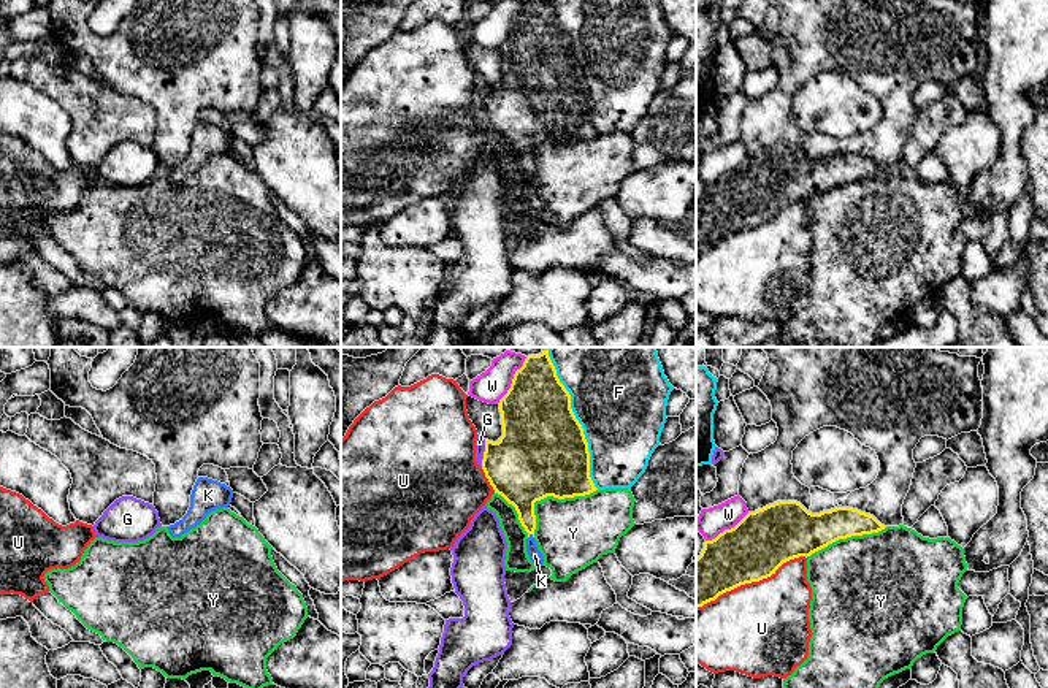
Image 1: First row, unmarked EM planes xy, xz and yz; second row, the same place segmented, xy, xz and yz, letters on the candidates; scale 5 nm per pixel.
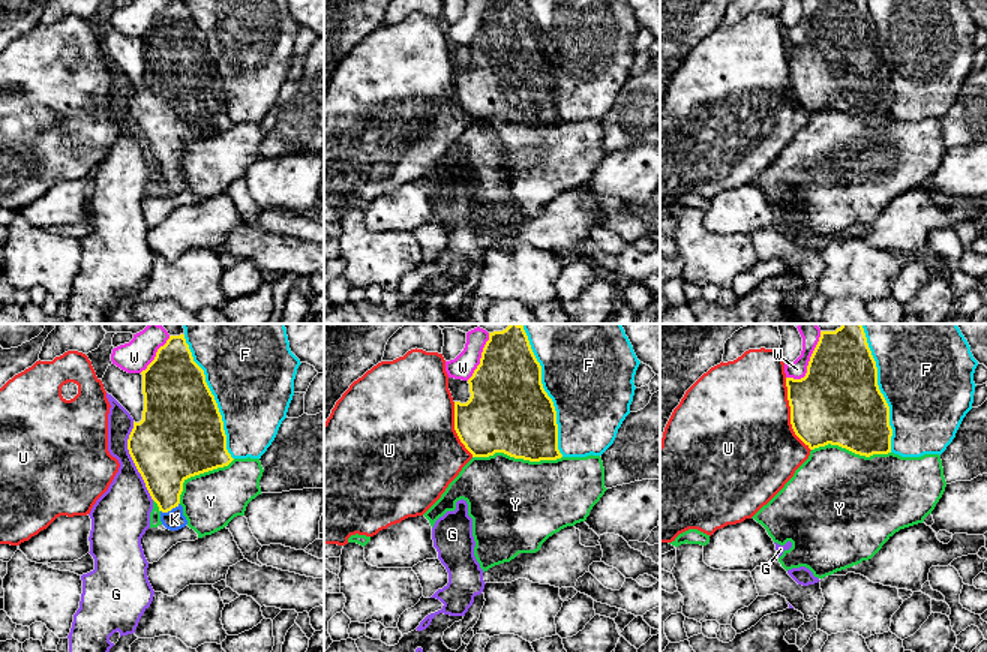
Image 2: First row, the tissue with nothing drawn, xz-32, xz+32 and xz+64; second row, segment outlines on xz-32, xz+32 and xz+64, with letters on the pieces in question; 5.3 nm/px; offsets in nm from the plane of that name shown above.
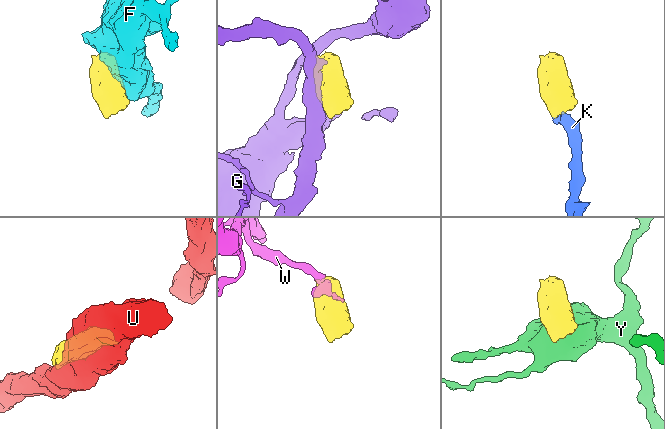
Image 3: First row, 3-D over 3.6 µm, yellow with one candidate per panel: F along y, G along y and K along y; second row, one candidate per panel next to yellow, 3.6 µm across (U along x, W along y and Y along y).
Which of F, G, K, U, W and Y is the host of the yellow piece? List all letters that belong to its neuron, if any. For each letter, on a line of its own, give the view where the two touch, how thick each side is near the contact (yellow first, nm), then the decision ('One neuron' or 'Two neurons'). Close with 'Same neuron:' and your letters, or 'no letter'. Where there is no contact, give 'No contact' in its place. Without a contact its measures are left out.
F: Touches yellow in xz. Thickness 460 nm (yellow) against 500 nm. Two neurons
G: Touches yellow in xz. Thickness 400 nm (yellow) against 50 nm. Two neurons
K: Touches yellow in xz. Thickness 190 nm (yellow) against 70 nm. One neuron
U: Touches yellow in yz. Thickness 300 nm (yellow) against 480 nm. Two neurons
W: Touches yellow in xz. Thickness 360 nm (yellow) against 160 nm. Two neurons
Y: Touches yellow in xz. Thickness 460 nm (yellow) against 360 nm. Two neurons
Same neuron: K

